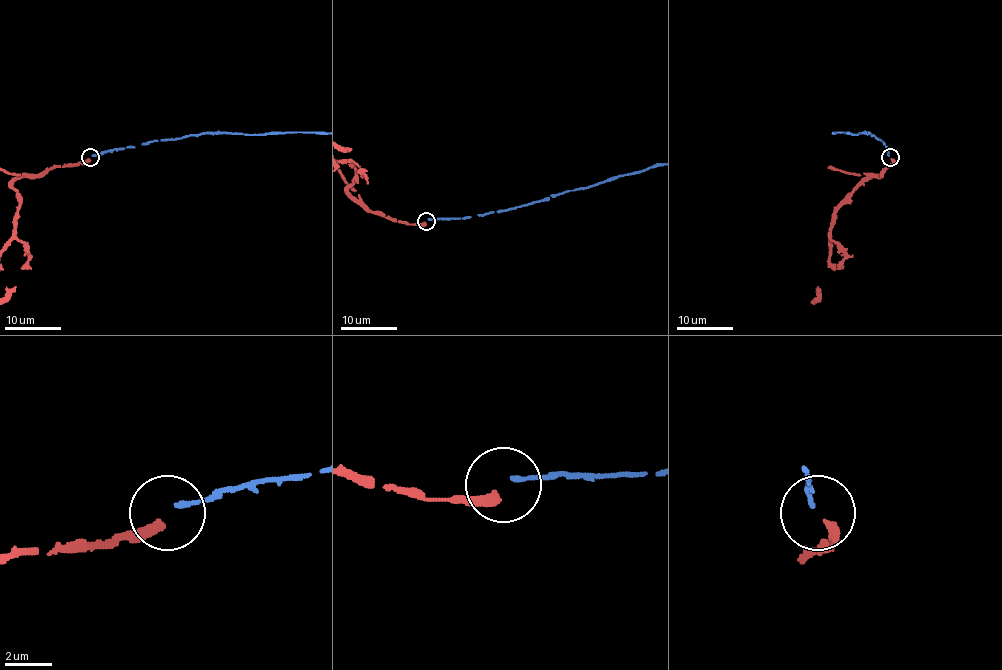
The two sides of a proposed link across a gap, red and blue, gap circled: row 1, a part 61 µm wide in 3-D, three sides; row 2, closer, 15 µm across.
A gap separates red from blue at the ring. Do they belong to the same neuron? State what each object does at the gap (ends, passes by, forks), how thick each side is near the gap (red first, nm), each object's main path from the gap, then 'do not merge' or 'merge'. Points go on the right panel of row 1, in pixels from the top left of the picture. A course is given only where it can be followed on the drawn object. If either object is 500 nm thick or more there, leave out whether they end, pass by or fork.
red ends there; blue ends there; 400 nm thick on the red side, 190 nm on the other; do not merge

